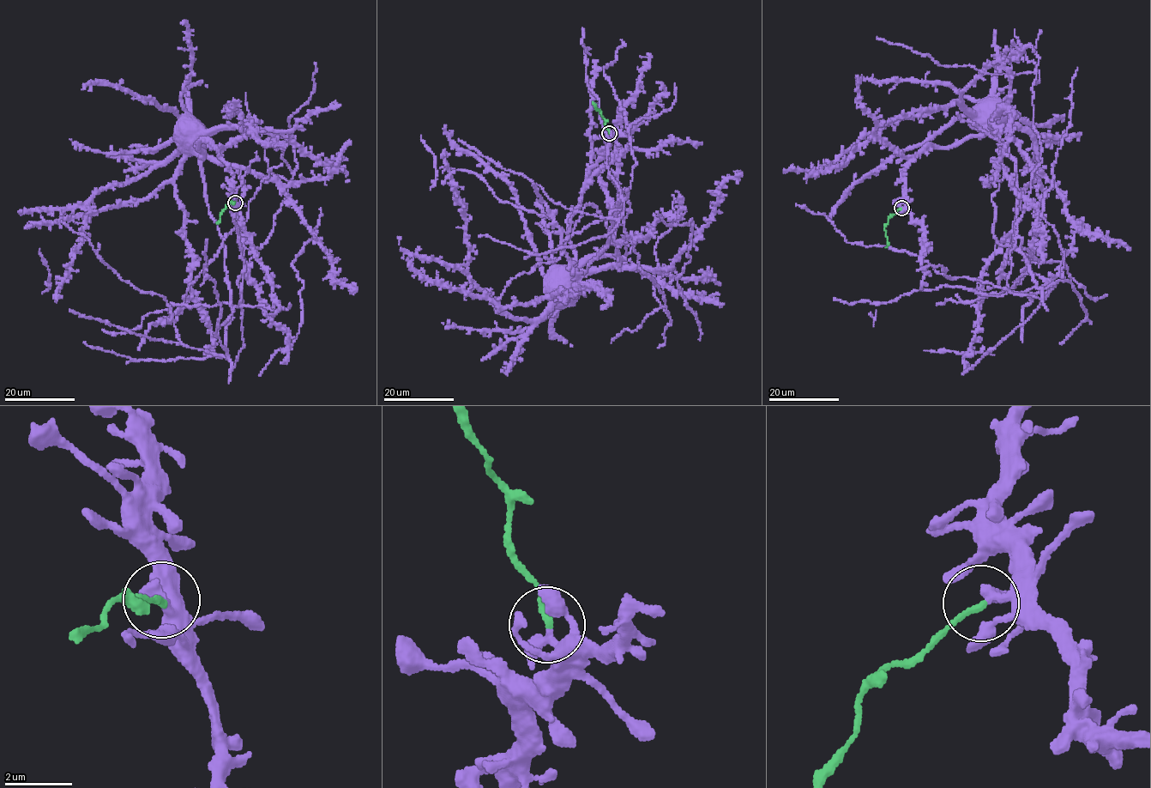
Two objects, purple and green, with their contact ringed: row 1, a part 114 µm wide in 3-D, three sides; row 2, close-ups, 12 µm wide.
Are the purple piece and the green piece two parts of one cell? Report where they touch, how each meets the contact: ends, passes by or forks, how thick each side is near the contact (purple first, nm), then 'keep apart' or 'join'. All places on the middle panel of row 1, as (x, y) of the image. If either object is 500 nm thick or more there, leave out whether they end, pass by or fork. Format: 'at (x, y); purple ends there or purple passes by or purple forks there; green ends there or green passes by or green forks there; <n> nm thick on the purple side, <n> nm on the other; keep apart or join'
at (609, 133); purple passes by; green ends there; 260 nm thick on the purple side, 190 nm on the other; keep apart

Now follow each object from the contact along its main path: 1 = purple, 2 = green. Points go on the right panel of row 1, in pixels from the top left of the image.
1: (901, 209), (907, 159), (926, 146), (957, 146), (987, 131), (973, 122), (976, 112)
2: (901, 209), (891, 215), (885, 227), (888, 243), (886, 248)

